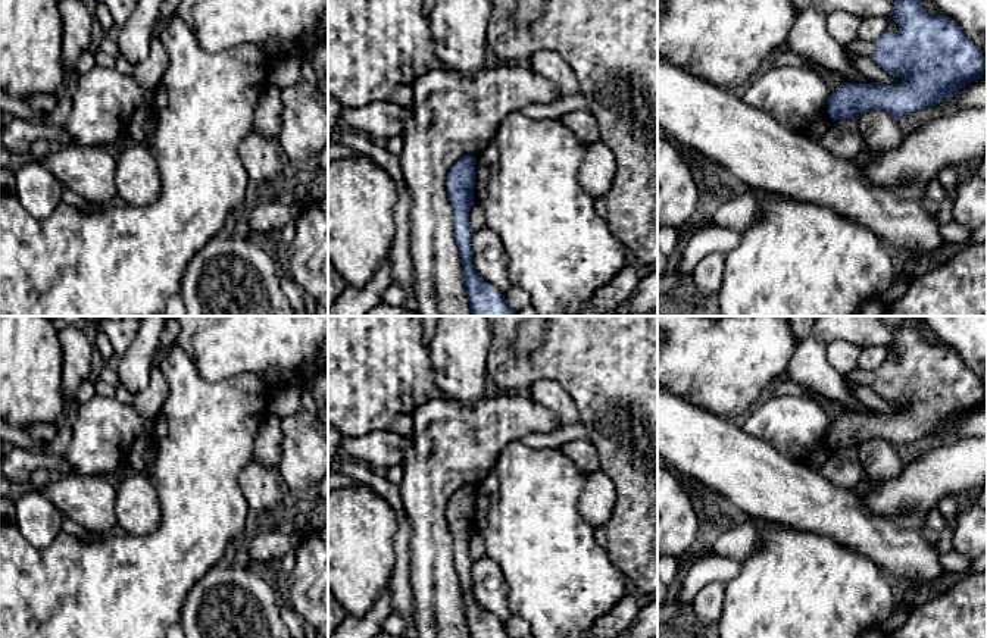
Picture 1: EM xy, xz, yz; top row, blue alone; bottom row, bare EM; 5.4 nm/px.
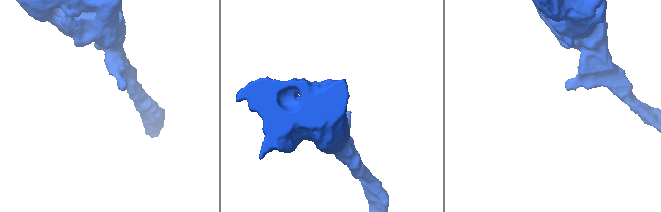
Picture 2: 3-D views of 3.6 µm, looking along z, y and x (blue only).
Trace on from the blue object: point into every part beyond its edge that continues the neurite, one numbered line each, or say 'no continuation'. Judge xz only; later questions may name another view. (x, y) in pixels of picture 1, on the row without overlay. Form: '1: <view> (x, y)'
no continuation

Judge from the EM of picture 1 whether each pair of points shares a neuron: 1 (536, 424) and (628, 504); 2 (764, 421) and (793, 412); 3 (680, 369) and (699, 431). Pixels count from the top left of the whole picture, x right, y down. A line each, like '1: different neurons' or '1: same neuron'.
1: different neurons
2: same neuron
3: different neurons

